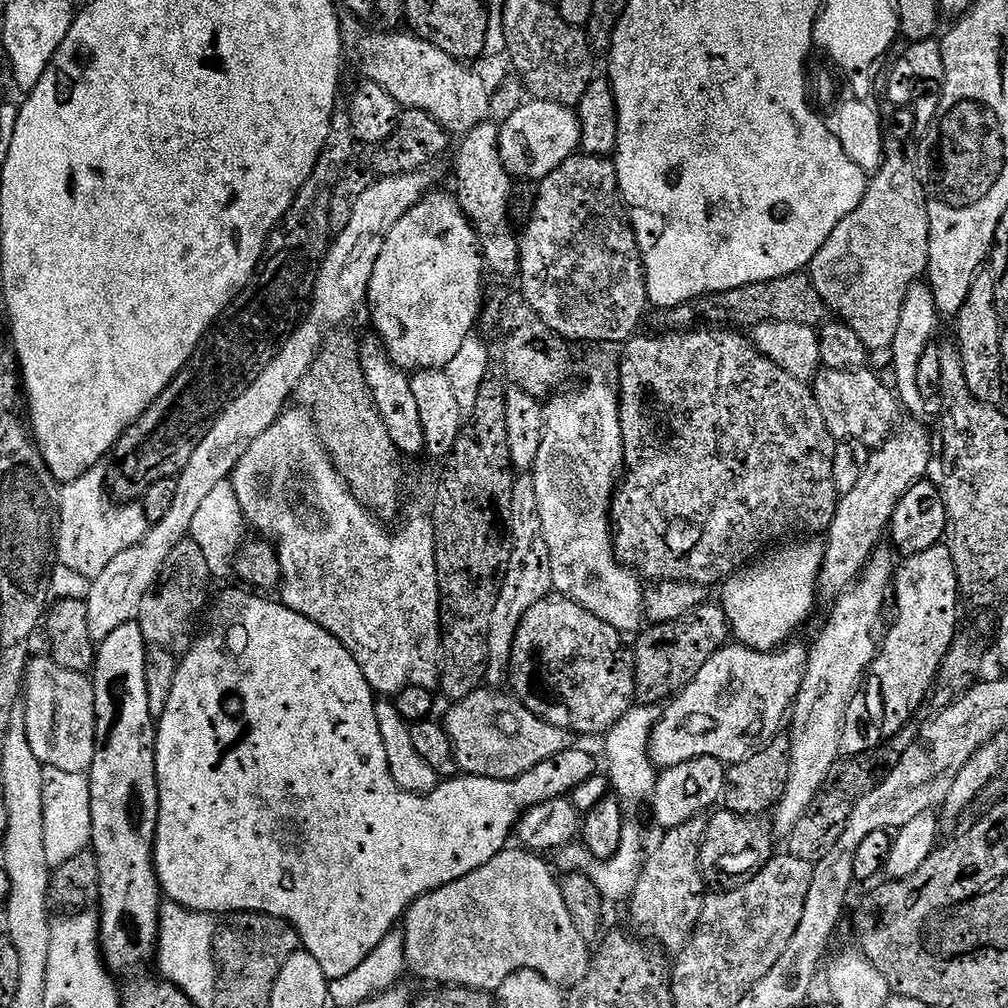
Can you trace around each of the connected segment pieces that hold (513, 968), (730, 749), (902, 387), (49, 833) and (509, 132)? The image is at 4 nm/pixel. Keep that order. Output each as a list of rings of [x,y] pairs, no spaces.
[[[528,851],[528,898],[520,898],[520,888],[510,888],[510,890],[448,890],[448,884],[438,890],[428,892],[425,896],[420,896],[409,907],[402,921],[402,931],[406,942],[406,962],[407,971],[412,972],[420,980],[433,980],[436,986],[455,986],[457,988],[476,988],[480,992],[489,994],[495,993],[518,970],[534,970],[542,974],[550,982],[559,984],[561,989],[571,990],[576,987],[578,982],[582,982],[588,977],[588,971],[592,965],[593,953],[590,951],[590,944],[584,940],[576,920],[571,916],[570,910],[566,906],[566,899],[563,898],[561,881],[554,871],[553,865],[543,860],[543,855],[535,851]]]
[[[789,642],[777,648],[774,652],[759,652],[753,648],[746,648],[743,646],[735,646],[736,648],[725,646],[717,649],[716,653],[714,653],[714,655],[712,655],[710,659],[704,663],[697,676],[693,678],[693,680],[686,685],[685,688],[675,694],[674,699],[667,705],[669,708],[661,714],[660,721],[658,721],[656,725],[651,725],[651,740],[648,744],[648,750],[651,753],[653,764],[655,764],[658,769],[663,770],[678,766],[682,762],[690,762],[694,758],[709,756],[715,760],[721,760],[726,766],[731,766],[734,764],[740,764],[746,758],[750,758],[753,752],[757,751],[757,749],[761,747],[762,741],[760,741],[760,739],[762,739],[767,732],[774,731],[780,723],[785,723],[786,717],[789,713],[791,713],[793,704],[796,701],[799,688],[803,684],[803,678],[807,672],[809,649],[807,647],[803,648],[802,645],[796,643],[797,642]]]
[[[924,280],[916,281],[908,288],[906,302],[903,303],[902,308],[902,318],[899,319],[898,332],[890,349],[890,354],[894,356],[895,393],[903,409],[913,417],[918,415],[918,408],[928,406],[927,399],[920,390],[920,368],[937,326],[940,326],[940,309],[931,285]]]
[[[57,768],[44,769],[44,840],[51,855],[49,869],[63,866],[74,854],[89,851],[92,843],[92,815],[90,814],[90,782],[83,772],[67,772]]]
[[[534,98],[525,101],[503,117],[502,123],[504,125],[498,128],[498,155],[506,171],[516,178],[526,176],[539,182],[581,147],[579,113],[573,107],[553,100]]]

